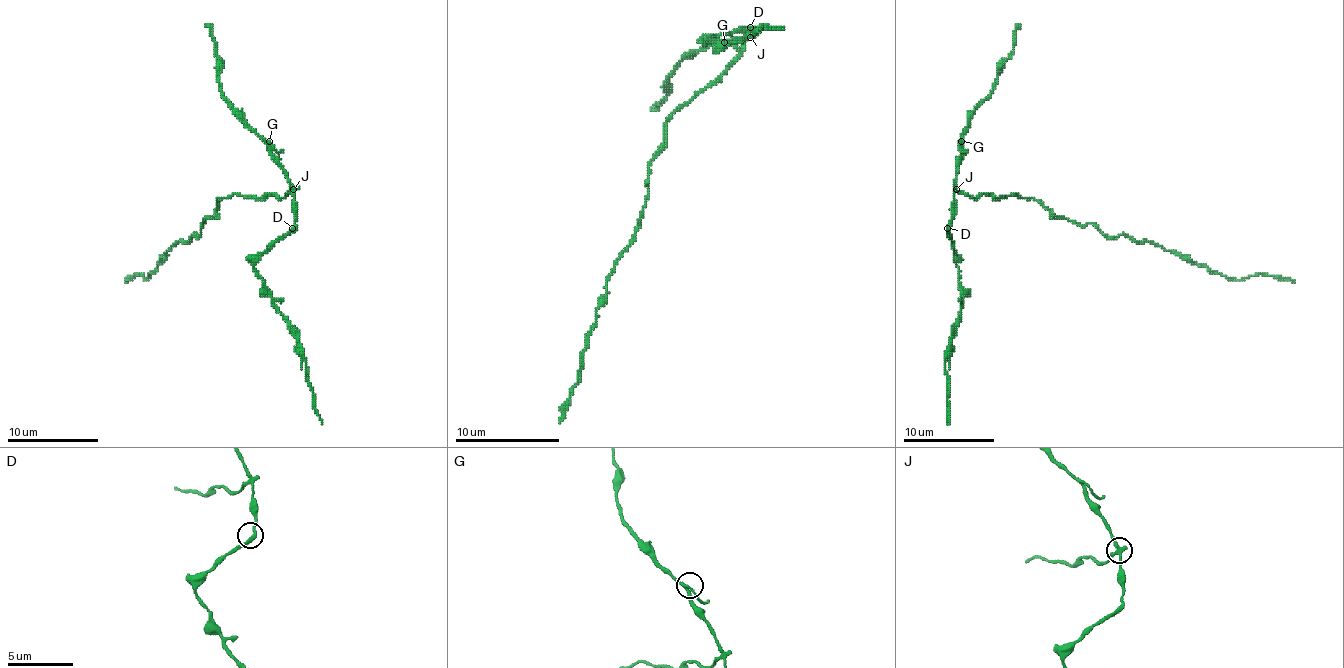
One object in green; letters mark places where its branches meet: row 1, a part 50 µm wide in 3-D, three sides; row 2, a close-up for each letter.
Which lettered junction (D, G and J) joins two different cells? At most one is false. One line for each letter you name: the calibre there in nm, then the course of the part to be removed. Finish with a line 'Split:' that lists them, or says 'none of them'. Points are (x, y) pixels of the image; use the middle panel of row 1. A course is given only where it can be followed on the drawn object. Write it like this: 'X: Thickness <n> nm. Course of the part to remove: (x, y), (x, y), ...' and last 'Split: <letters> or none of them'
J: Thickness 190 nm. Course of the part to remove: (750, 37), (739, 55), (666, 123), (664, 147), (648, 167), (643, 217), (619, 259), (559, 423)
Split: J

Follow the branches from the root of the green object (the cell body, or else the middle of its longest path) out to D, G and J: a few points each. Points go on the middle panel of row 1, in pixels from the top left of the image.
D: (692, 100), (744, 48), (744, 40), (752, 35), (750, 27)
G: (692, 100), (744, 48), (747, 37), (734, 37), (724, 42)
J: (692, 100), (726, 68), (750, 37)

